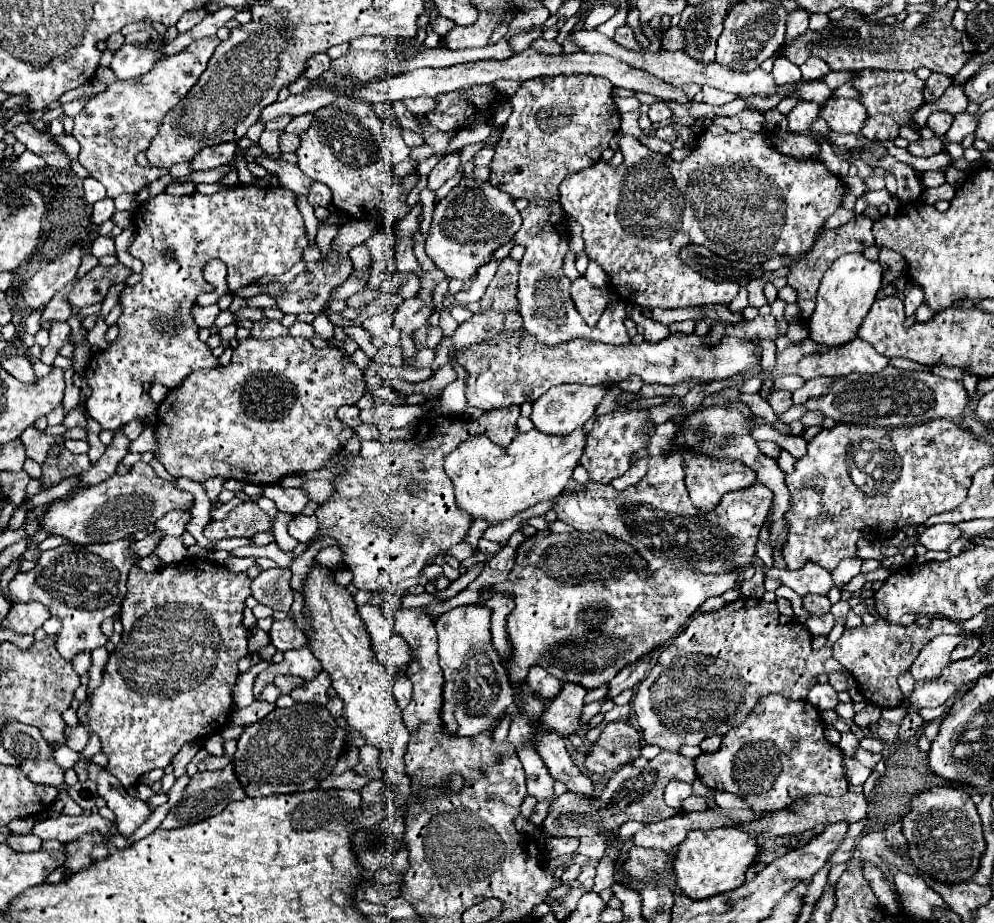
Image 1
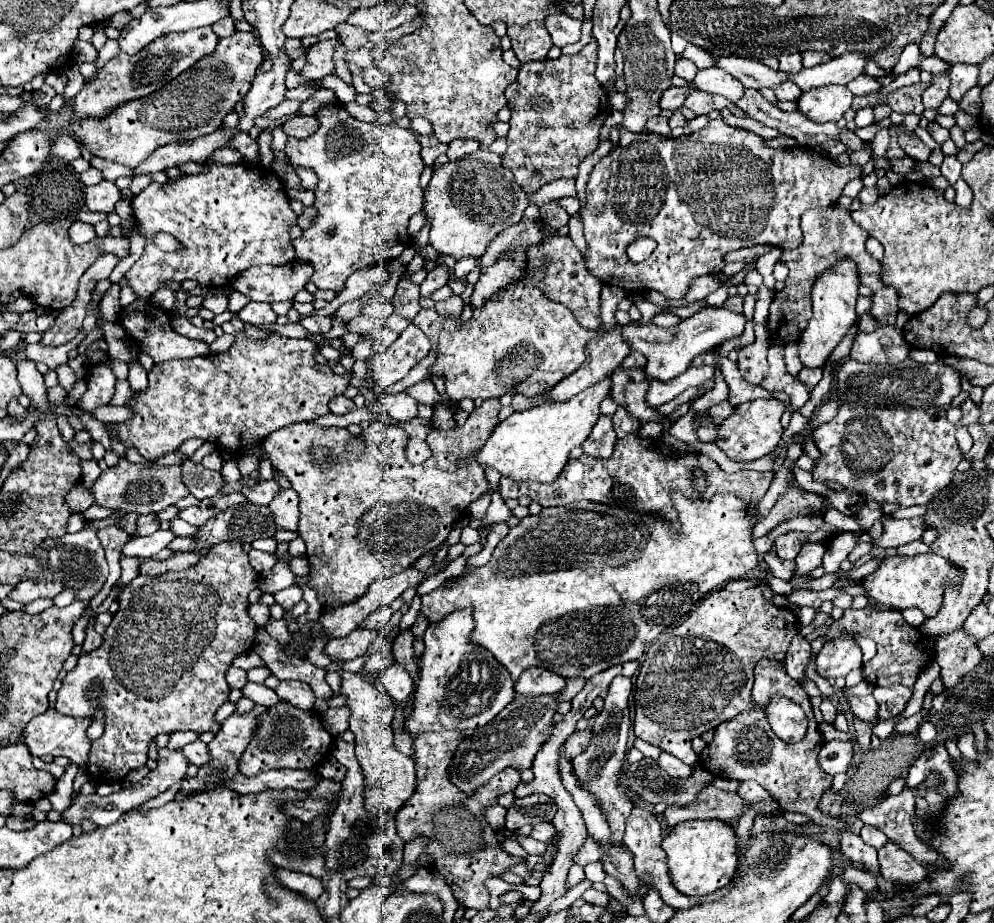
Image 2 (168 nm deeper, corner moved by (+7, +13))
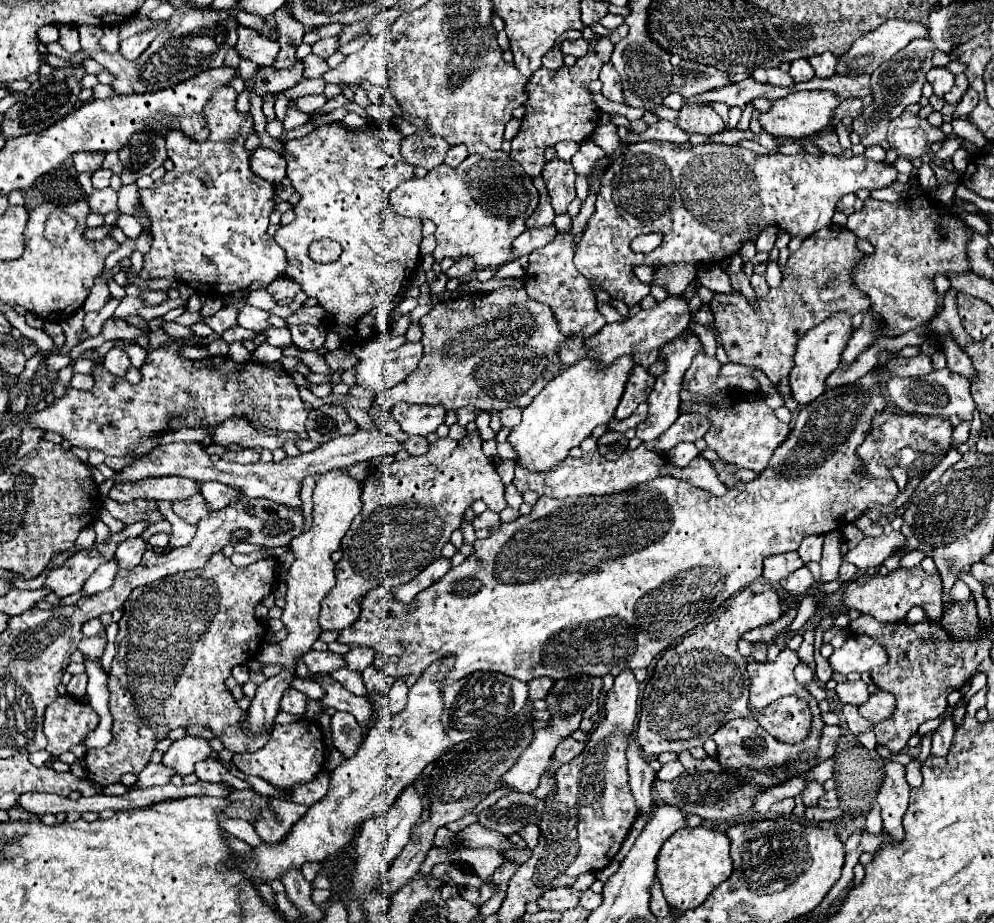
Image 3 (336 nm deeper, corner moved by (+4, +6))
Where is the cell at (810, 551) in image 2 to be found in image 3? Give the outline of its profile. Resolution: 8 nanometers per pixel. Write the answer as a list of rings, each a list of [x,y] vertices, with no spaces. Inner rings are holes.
[[[810,535],[808,539],[802,539],[802,543],[800,543],[800,547],[798,547],[800,559],[802,559],[804,563],[810,563],[810,561],[820,563],[822,543],[824,543],[824,537],[822,537],[822,535]]]

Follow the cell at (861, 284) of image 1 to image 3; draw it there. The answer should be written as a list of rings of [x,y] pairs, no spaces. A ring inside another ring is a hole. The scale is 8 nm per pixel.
[[[838,311],[830,319],[826,319],[824,323],[806,331],[804,339],[800,339],[800,343],[796,345],[794,367],[790,371],[792,397],[800,405],[806,405],[806,403],[814,401],[818,395],[822,395],[828,375],[840,365],[840,355],[850,339],[850,335],[852,335],[852,317],[846,311]]]

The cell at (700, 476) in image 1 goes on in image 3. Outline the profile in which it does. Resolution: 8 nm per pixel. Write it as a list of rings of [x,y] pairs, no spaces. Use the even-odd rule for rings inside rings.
[[[640,365],[634,367],[632,373],[630,373],[626,391],[622,395],[622,401],[620,401],[618,409],[616,409],[616,417],[626,419],[638,407],[638,403],[648,399],[652,387],[654,387],[654,377],[644,367],[640,367]]]

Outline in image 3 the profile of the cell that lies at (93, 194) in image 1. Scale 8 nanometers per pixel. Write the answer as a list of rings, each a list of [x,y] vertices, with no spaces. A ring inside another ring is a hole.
[[[98,169],[94,175],[92,175],[92,183],[96,189],[104,189],[110,185],[110,177],[112,177],[112,171],[110,169]]]

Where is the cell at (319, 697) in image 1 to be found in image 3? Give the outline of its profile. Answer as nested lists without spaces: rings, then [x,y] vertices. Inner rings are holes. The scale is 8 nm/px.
[[[290,687],[284,693],[284,697],[280,699],[280,709],[286,711],[286,713],[302,717],[304,711],[306,711],[308,700],[309,697],[307,695]]]

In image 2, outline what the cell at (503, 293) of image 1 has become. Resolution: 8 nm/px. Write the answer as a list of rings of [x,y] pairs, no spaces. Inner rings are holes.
[[[521,220],[519,224],[513,224],[511,228],[503,230],[497,240],[493,240],[493,244],[489,244],[485,256],[481,256],[481,272],[485,272],[485,268],[491,268],[497,260],[497,256],[505,256],[505,252],[515,252],[517,248],[523,248],[525,252],[533,246],[541,242],[541,234],[539,234],[539,220]]]

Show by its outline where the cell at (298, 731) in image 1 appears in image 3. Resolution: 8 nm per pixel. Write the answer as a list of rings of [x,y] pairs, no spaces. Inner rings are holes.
[[[298,719],[290,725],[274,725],[272,735],[268,743],[254,751],[254,753],[236,753],[232,757],[232,763],[244,773],[244,775],[256,775],[266,779],[270,785],[290,791],[294,785],[314,781],[314,777],[322,771],[324,763],[324,741],[322,731],[316,721],[310,719]]]

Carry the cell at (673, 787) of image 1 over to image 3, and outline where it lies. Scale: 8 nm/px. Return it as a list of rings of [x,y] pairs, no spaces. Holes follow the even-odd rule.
[[[676,759],[676,761],[672,761],[672,763],[662,765],[662,769],[658,771],[658,779],[660,779],[660,781],[672,781],[672,779],[680,777],[682,771],[684,771],[684,765]]]

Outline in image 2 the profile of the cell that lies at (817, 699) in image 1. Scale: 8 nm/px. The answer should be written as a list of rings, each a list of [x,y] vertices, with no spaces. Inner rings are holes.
[[[855,640],[825,642],[823,650],[815,658],[815,670],[825,680],[845,678],[849,672],[853,672],[861,666],[863,666],[861,648]]]

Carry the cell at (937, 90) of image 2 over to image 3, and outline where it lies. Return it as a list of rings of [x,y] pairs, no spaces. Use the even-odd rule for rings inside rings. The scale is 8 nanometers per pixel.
[[[934,67],[928,73],[928,83],[932,83],[934,93],[938,97],[944,97],[944,93],[948,93],[952,89],[952,85],[954,85],[954,75],[946,67]]]

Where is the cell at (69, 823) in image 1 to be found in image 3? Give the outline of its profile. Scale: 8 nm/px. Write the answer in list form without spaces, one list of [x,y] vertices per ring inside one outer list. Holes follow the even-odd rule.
[[[186,735],[170,745],[170,749],[164,753],[162,763],[166,767],[176,769],[176,773],[184,777],[188,773],[194,773],[196,761],[206,759],[210,755],[210,751],[212,751],[212,747],[210,747],[208,739]]]

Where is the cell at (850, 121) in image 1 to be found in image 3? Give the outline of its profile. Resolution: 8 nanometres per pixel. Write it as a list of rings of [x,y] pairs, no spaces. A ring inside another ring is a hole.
[[[798,91],[798,93],[790,93],[788,97],[772,101],[772,107],[760,113],[758,121],[762,129],[774,137],[794,137],[794,139],[810,137],[820,133],[832,121],[832,113],[840,105],[840,101],[842,99],[838,99],[828,91]]]

